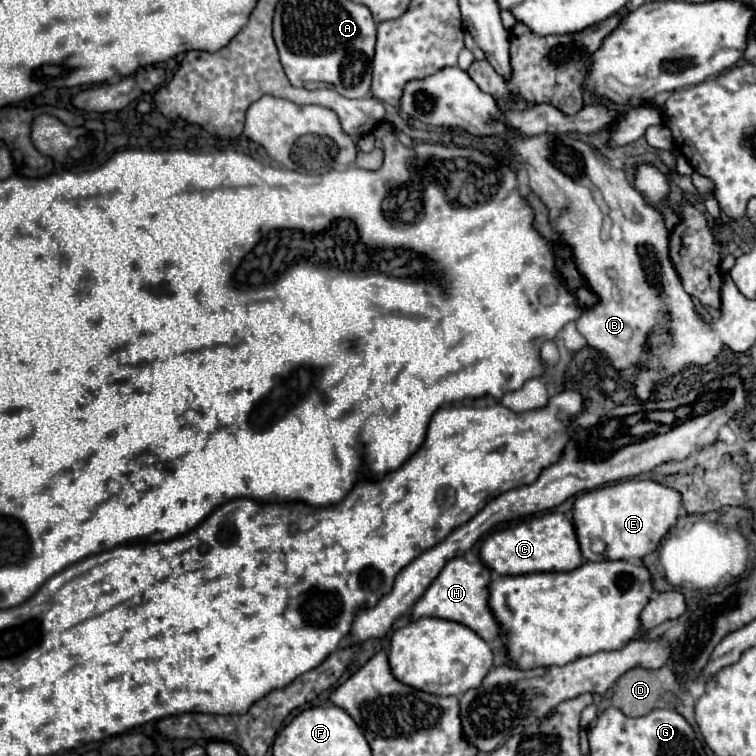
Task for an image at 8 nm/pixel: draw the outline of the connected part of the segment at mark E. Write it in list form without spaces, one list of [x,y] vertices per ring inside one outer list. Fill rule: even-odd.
[[[623,480],[579,494],[573,502],[573,526],[581,554],[587,560],[641,560],[645,554],[653,552],[669,528],[675,526],[679,508],[681,494],[653,480]],[[597,538],[607,544],[603,556],[591,552],[591,542]]]

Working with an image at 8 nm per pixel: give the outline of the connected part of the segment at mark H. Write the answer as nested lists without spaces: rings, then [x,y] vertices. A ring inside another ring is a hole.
[[[451,558],[443,570],[439,572],[439,576],[431,582],[431,586],[425,590],[425,594],[417,600],[417,604],[413,606],[411,612],[411,620],[423,618],[423,616],[433,616],[433,618],[443,618],[443,620],[453,620],[459,622],[467,628],[471,628],[477,636],[481,636],[483,640],[495,640],[499,638],[499,626],[491,614],[491,610],[487,608],[487,586],[489,586],[491,578],[489,578],[489,568],[481,562],[465,562],[465,558]]]

